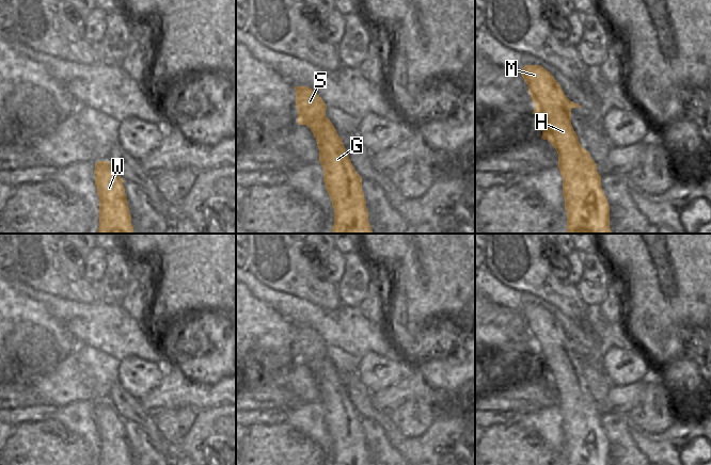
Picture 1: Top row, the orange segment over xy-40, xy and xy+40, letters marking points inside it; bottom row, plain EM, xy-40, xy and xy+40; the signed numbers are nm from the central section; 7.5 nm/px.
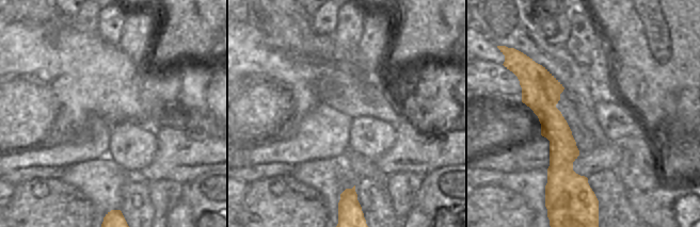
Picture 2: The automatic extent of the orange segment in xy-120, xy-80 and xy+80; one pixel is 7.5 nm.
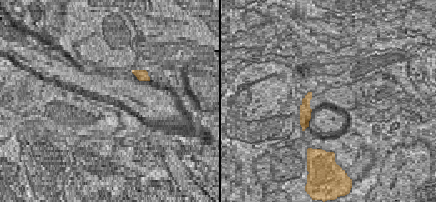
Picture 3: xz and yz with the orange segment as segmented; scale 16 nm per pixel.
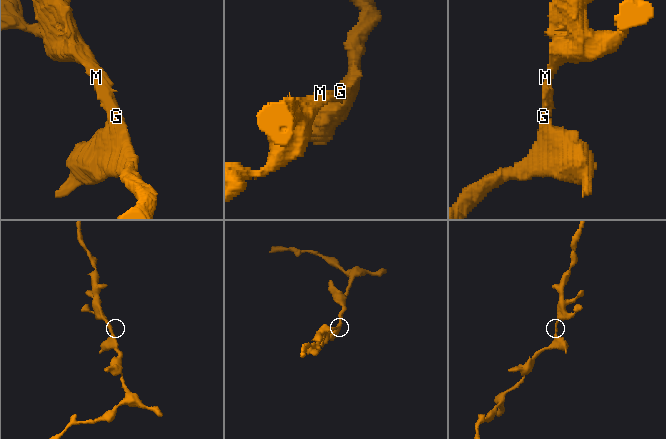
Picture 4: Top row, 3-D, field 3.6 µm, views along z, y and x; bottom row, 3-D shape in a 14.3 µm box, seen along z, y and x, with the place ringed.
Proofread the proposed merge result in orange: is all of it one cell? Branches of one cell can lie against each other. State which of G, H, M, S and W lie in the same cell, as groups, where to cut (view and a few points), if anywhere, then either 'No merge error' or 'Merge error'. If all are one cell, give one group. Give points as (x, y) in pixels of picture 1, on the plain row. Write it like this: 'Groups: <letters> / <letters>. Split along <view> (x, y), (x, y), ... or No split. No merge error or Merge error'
Groups: G H M S W. No split. No merge error

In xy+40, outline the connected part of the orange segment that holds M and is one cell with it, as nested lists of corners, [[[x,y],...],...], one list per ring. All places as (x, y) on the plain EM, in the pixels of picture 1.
[[[525,304],[520,310],[528,324],[535,353],[541,363],[541,376],[548,379],[558,392],[558,407],[563,416],[563,435],[567,450],[567,465],[610,465],[610,444],[601,427],[601,415],[588,389],[584,388],[571,364],[571,348],[581,347],[570,340],[552,312],[540,304]]]

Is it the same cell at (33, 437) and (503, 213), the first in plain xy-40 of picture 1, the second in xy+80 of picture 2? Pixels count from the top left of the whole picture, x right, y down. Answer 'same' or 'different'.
same

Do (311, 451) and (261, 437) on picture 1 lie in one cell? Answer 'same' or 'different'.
same

